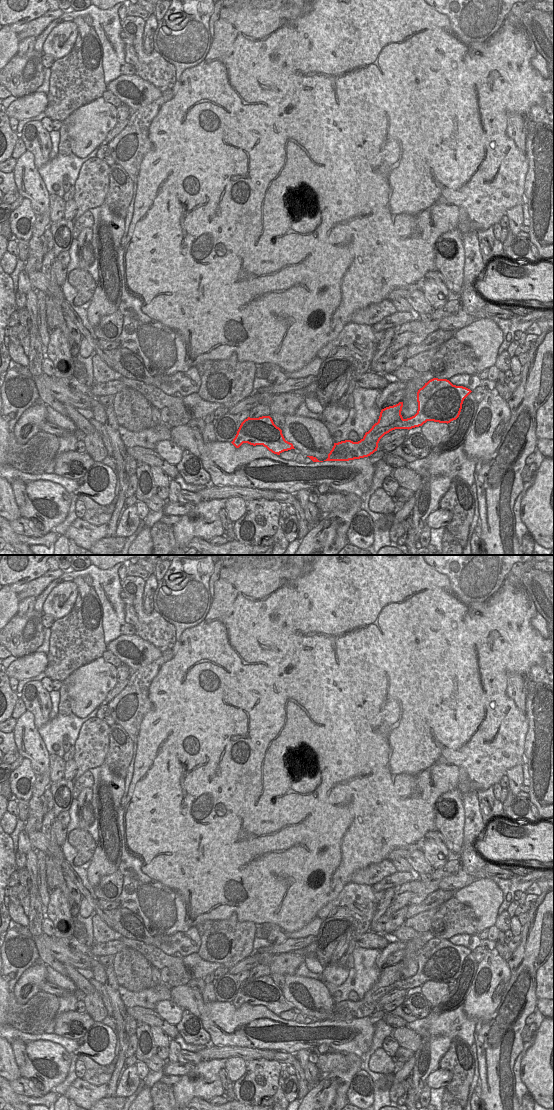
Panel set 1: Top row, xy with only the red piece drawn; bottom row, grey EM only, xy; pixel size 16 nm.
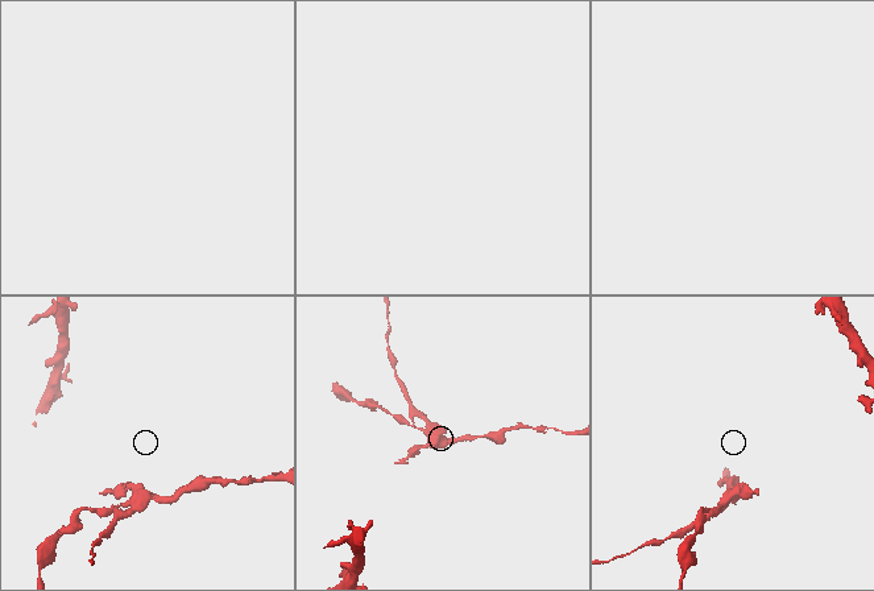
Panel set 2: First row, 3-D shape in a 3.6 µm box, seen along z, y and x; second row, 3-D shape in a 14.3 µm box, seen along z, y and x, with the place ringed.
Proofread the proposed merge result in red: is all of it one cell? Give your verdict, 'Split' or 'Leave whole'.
Split.

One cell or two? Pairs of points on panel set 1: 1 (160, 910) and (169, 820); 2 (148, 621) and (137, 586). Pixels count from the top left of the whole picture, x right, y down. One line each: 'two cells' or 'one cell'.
1: two cells
2: one cell

